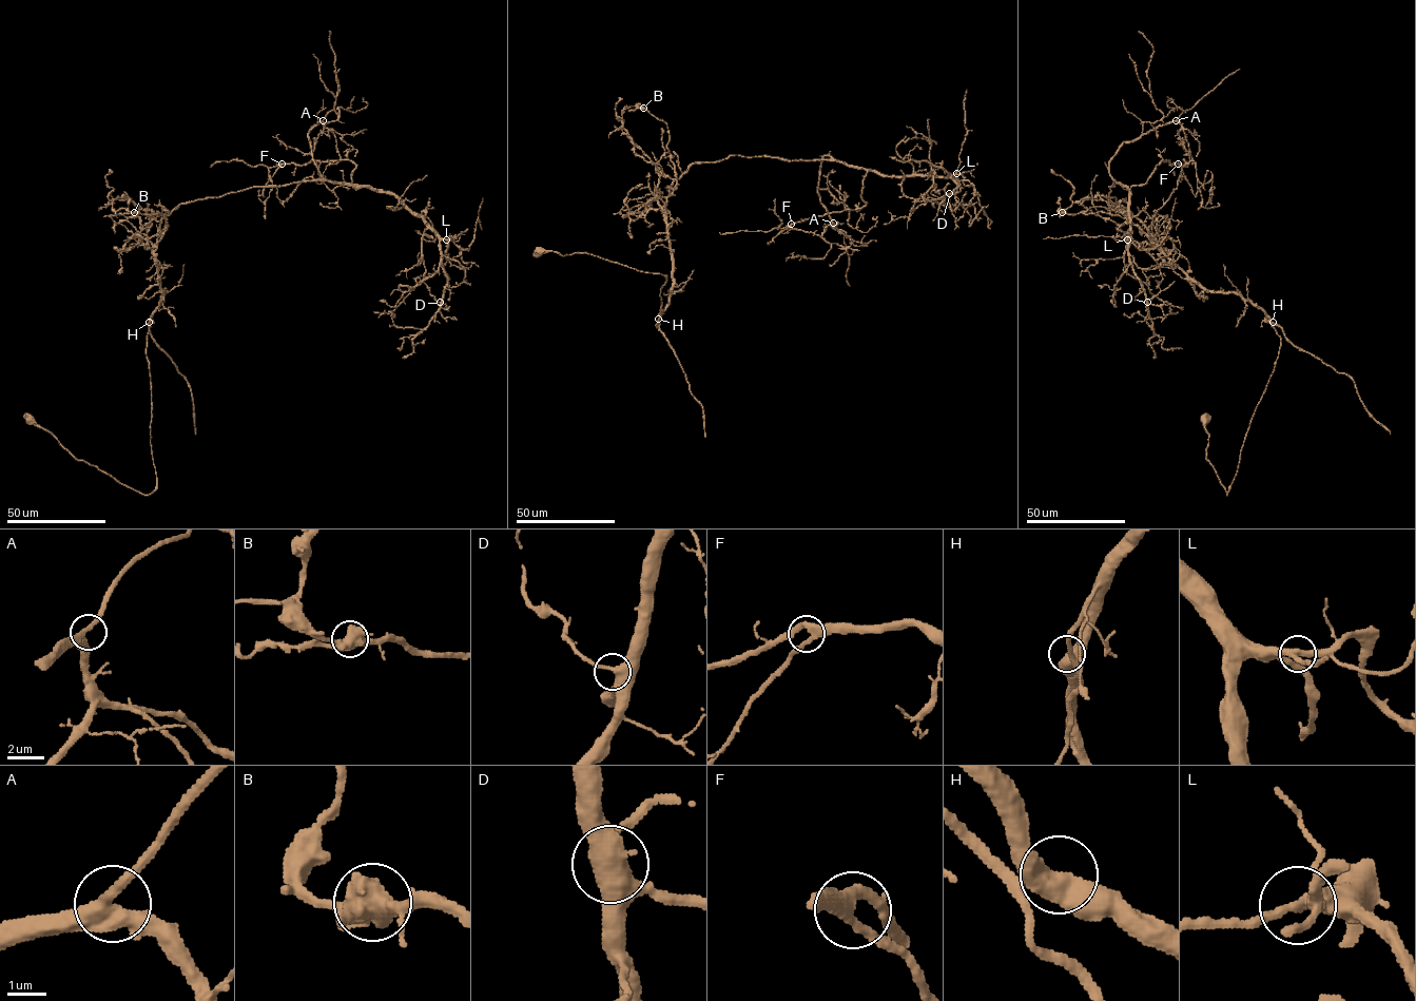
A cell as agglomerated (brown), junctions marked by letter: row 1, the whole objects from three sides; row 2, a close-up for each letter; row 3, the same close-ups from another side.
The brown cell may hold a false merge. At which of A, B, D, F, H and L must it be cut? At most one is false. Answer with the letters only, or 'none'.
B

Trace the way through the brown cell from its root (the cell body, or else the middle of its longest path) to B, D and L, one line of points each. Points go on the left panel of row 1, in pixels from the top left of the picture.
B: (30, 419), (78, 460), (155, 489), (146, 347), (166, 223), (134, 212)
D: (30, 419), (78, 460), (155, 489), (153, 248), (181, 204), (317, 180), (395, 193), (439, 238), (440, 302)
L: (30, 419), (78, 460), (155, 489), (153, 248), (180, 204), (330, 180), (395, 193), (446, 239)

